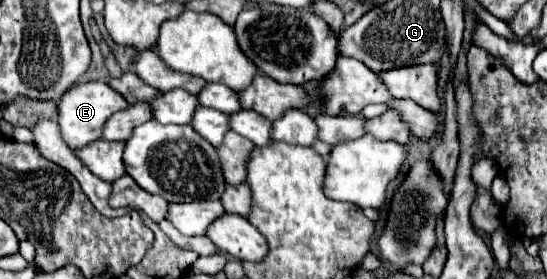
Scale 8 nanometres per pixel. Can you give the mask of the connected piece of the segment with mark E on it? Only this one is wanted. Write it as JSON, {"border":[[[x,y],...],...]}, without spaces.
{"border":[[[86,82],[86,84],[76,84],[72,86],[64,96],[62,100],[58,102],[58,124],[62,128],[62,138],[66,140],[66,144],[74,150],[78,148],[84,148],[86,144],[94,142],[94,140],[100,140],[102,136],[102,128],[106,124],[106,120],[122,110],[122,108],[128,108],[130,104],[116,92],[112,90],[106,82]]]}

